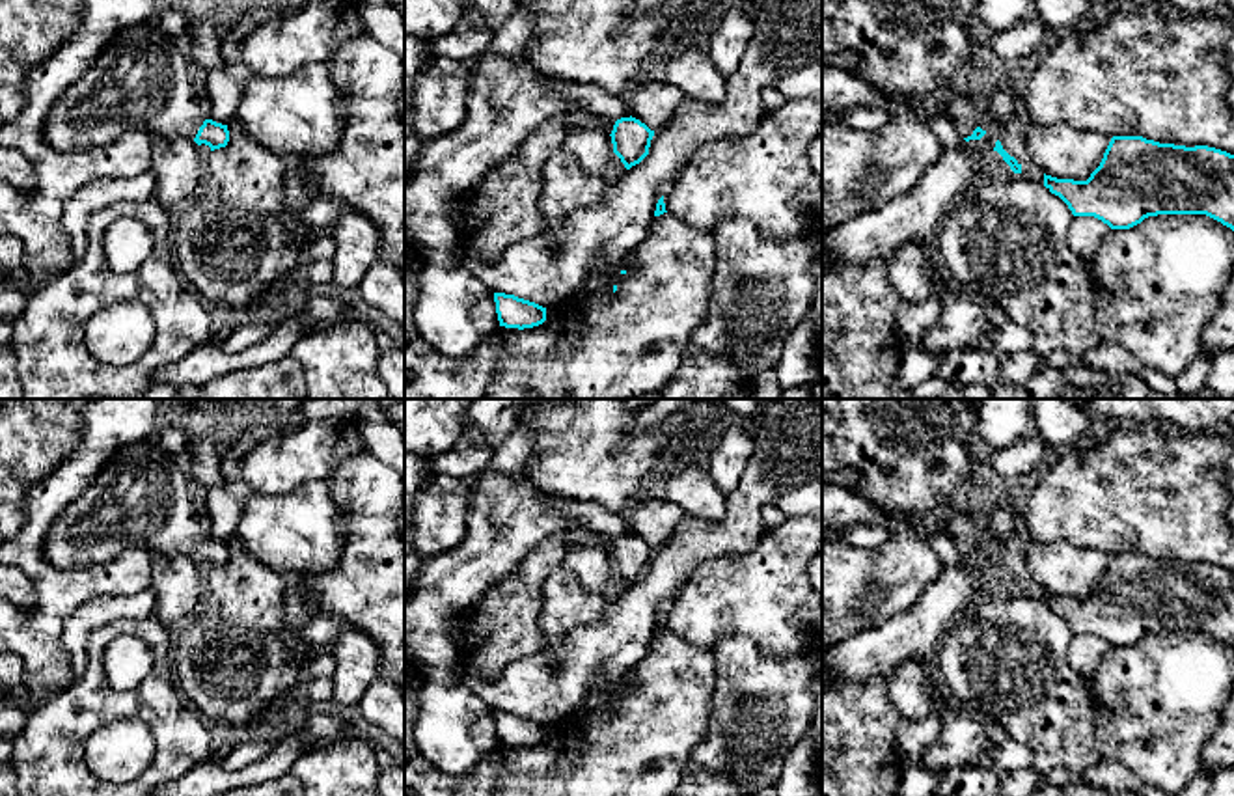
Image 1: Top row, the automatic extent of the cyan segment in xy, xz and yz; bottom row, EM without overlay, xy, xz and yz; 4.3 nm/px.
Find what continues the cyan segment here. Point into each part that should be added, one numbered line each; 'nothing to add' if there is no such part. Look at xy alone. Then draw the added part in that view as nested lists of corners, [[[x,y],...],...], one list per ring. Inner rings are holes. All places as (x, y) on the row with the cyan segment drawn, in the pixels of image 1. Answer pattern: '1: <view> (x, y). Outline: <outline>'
1: xy (140, 81). Outline: [[[144,22],[117,32],[86,73],[52,103],[43,134],[52,149],[67,153],[106,145],[129,130],[194,140],[203,121],[181,43],[164,37],[153,22]]]

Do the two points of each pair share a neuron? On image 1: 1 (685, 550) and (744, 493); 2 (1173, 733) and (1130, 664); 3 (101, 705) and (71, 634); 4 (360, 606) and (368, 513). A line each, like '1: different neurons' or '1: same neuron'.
1: same neuron
2: same neuron
3: different neurons
4: same neuron

